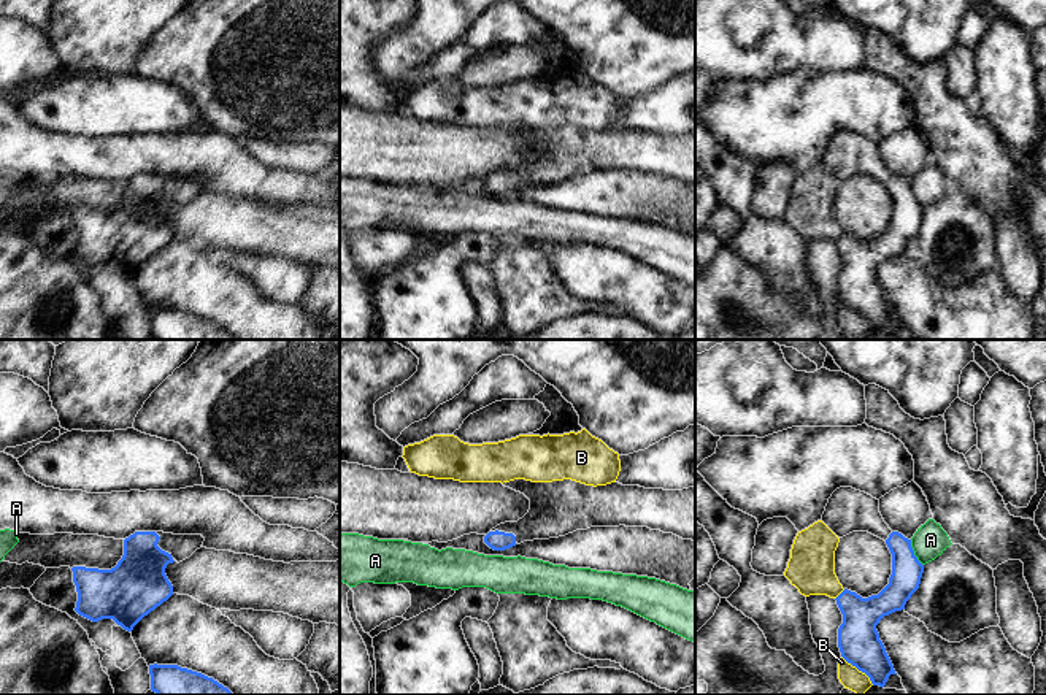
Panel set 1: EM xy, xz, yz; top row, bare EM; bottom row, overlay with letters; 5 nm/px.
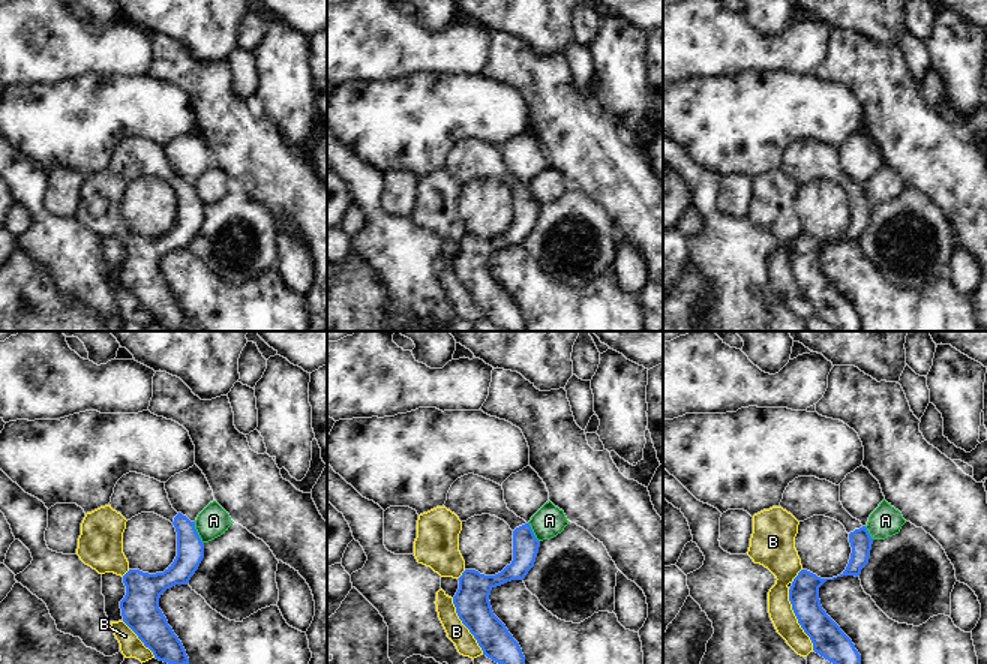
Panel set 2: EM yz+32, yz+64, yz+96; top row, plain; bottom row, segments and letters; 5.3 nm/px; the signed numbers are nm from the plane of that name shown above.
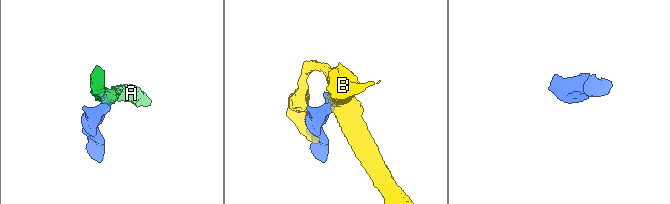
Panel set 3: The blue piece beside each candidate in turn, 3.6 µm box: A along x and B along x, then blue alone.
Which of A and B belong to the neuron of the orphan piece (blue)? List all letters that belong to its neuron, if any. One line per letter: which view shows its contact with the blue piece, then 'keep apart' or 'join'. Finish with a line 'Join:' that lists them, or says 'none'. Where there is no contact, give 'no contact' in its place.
A: yz | keep apart
B: yz | keep apart
Join: none

